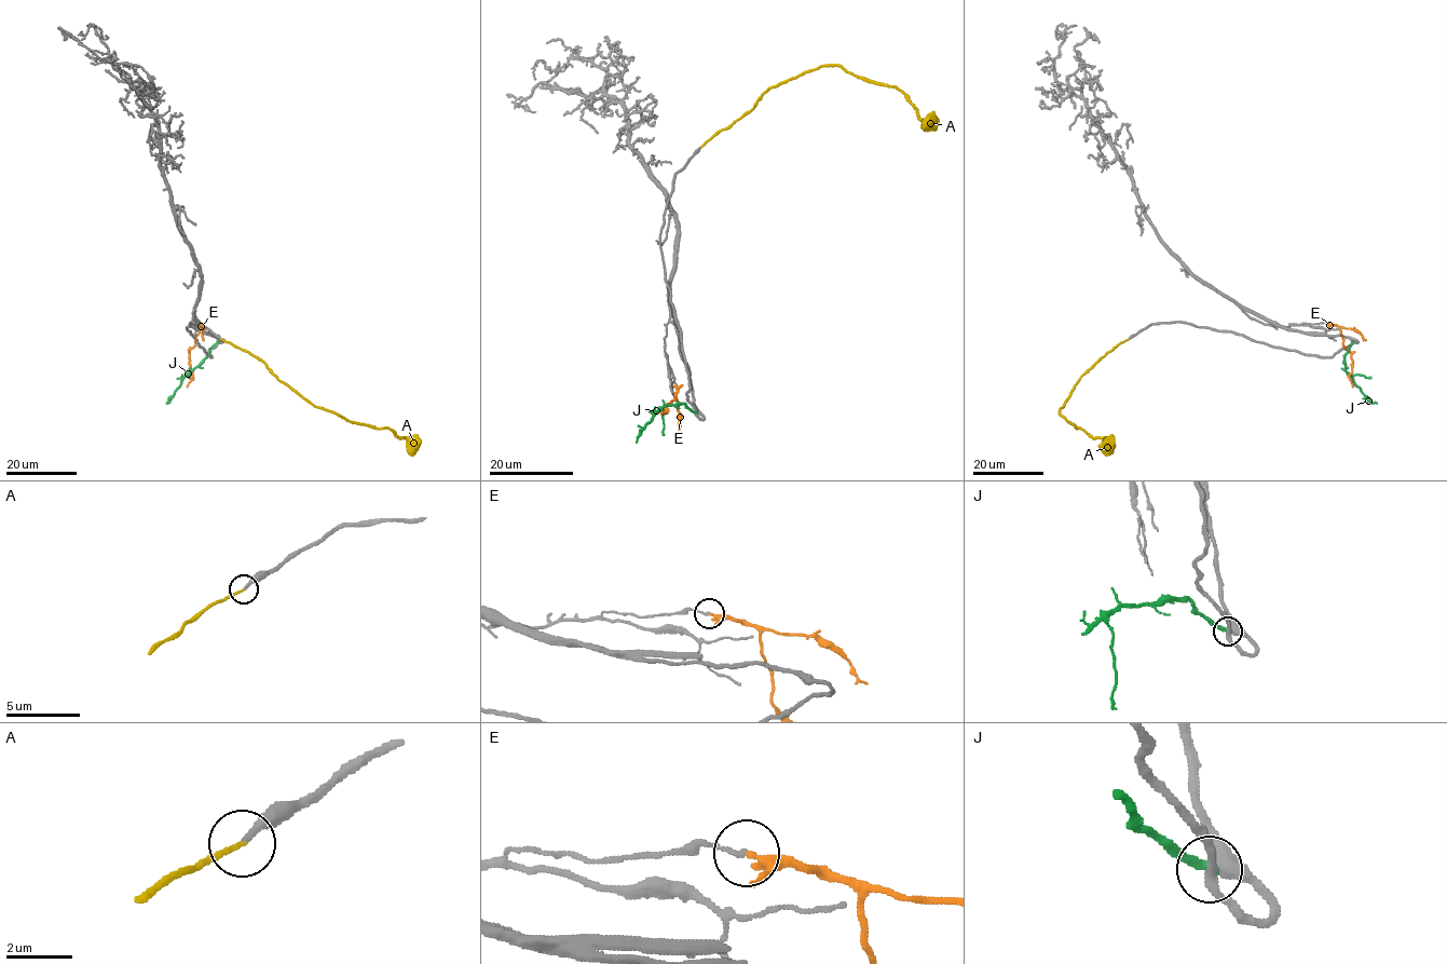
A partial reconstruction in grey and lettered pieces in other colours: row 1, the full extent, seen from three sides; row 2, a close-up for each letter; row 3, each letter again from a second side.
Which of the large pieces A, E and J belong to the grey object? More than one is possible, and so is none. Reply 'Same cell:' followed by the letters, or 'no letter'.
Same cell: A

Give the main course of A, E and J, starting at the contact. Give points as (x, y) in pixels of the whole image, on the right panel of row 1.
A: (1128, 339), (1080, 378), (1060, 410), (1077, 429), (1093, 437), (1104, 437), (1105, 446), (1111, 448)
E: (1327, 323), (1340, 328), (1342, 345), (1351, 353), (1349, 378), (1352, 387)
J: (1351, 342), (1345, 356), (1346, 371), (1362, 392), (1377, 403)

